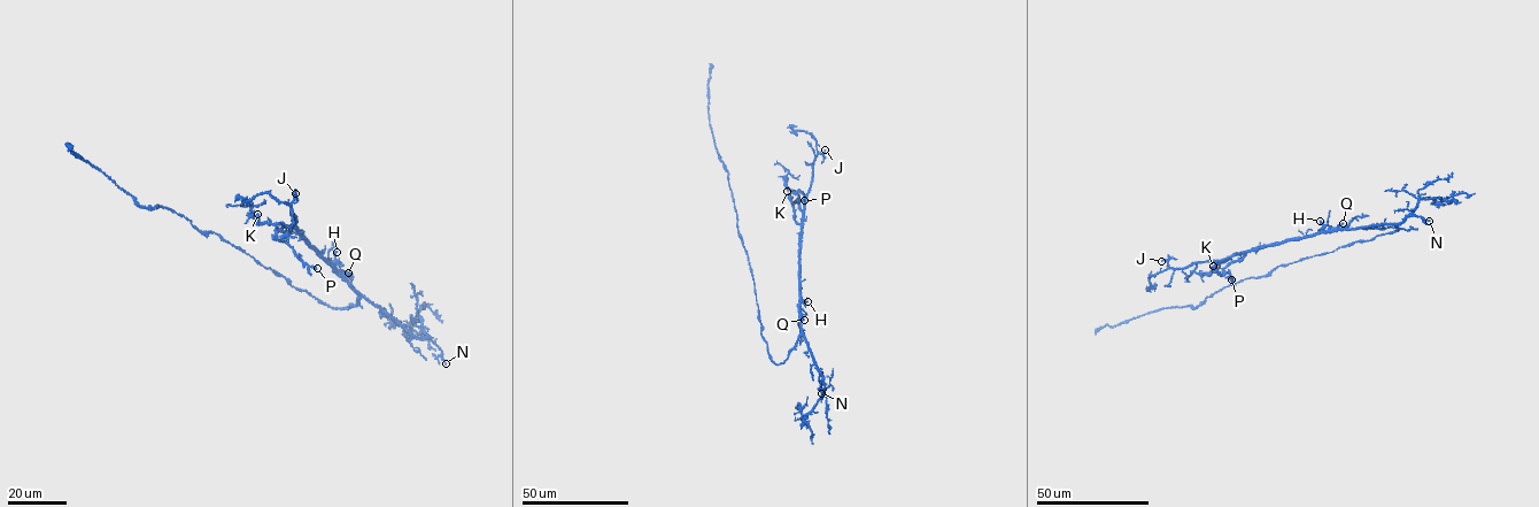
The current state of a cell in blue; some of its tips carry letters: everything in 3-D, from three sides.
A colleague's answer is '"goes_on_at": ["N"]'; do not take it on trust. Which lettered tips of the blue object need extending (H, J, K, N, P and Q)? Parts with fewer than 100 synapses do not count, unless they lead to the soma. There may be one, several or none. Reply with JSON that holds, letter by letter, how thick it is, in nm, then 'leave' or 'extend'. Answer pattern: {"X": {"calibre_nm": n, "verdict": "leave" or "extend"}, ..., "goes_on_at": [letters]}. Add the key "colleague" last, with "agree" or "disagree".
{"H": {"calibre_nm": 160, "verdict": "leave"}, "J": {"calibre_nm": 140, "verdict": "leave"}, "K": {"calibre_nm": 130, "verdict": "leave"}, "N": {"calibre_nm": 180, "verdict": "extend"}, "P": {"calibre_nm": 260, "verdict": "leave"}, "Q": {"calibre_nm": 160, "verdict": "leave"}, "goes_on_at": ["N"], "colleague": "agree"}

